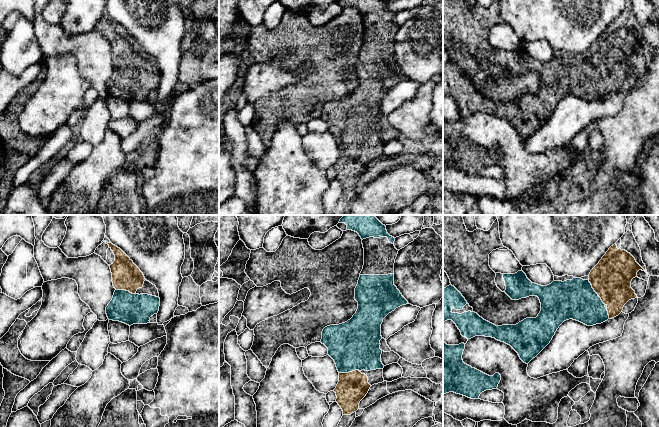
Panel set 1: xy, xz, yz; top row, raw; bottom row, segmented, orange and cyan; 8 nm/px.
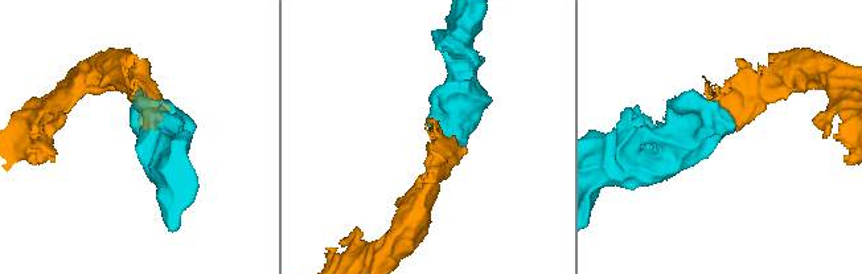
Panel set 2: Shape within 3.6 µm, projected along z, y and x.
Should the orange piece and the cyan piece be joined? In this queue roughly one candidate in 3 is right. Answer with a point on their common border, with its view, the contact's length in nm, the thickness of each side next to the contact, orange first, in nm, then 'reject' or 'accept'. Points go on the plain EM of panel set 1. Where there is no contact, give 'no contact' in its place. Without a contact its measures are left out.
yz (595, 67) | 240 nm | 320/320 nm | accept

